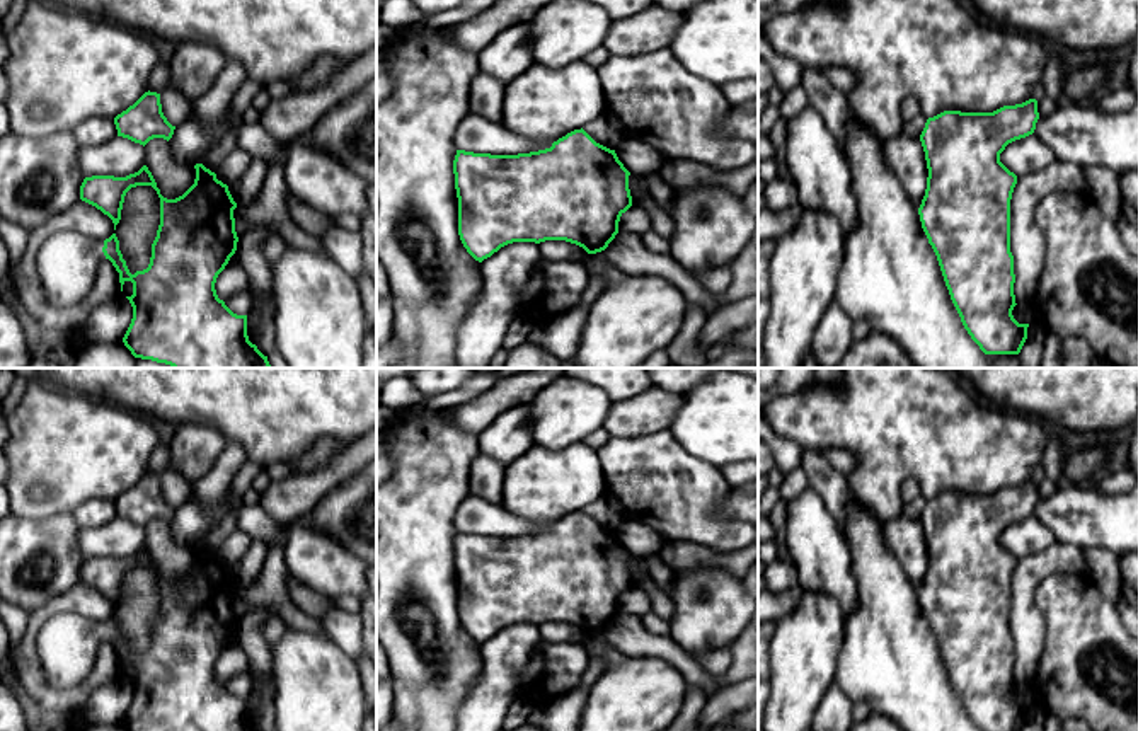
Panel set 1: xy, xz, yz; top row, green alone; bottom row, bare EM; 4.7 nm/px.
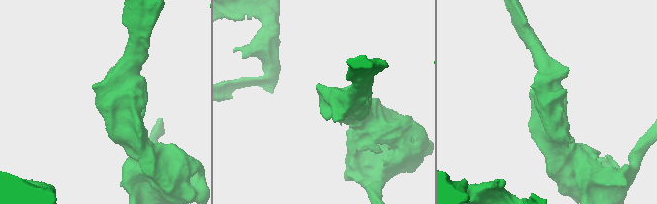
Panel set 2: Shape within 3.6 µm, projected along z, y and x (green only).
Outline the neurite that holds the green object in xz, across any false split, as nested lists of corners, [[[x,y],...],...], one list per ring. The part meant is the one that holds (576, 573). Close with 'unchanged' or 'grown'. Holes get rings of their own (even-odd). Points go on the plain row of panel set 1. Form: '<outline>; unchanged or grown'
[[[583,509],[550,530],[491,537],[457,532],[453,542],[458,579],[458,617],[479,644],[513,624],[566,622],[588,636],[601,634],[618,615],[620,598],[632,588],[630,554],[615,532],[596,525]]]; unchanged

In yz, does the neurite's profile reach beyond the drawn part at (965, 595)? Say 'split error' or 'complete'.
complete

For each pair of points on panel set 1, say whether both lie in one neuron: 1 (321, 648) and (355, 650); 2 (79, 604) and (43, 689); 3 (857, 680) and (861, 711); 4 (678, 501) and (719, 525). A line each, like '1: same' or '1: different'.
1: different
2: same
3: different
4: same

